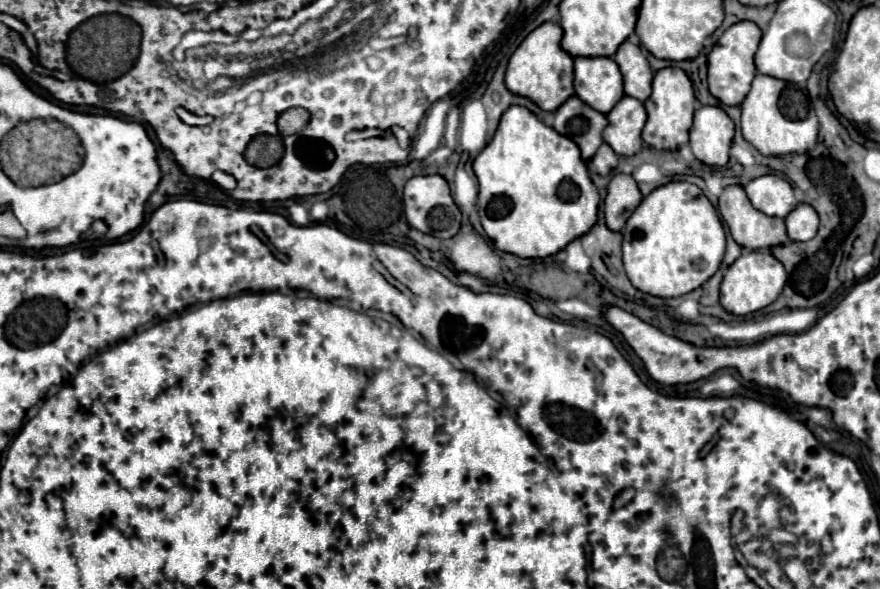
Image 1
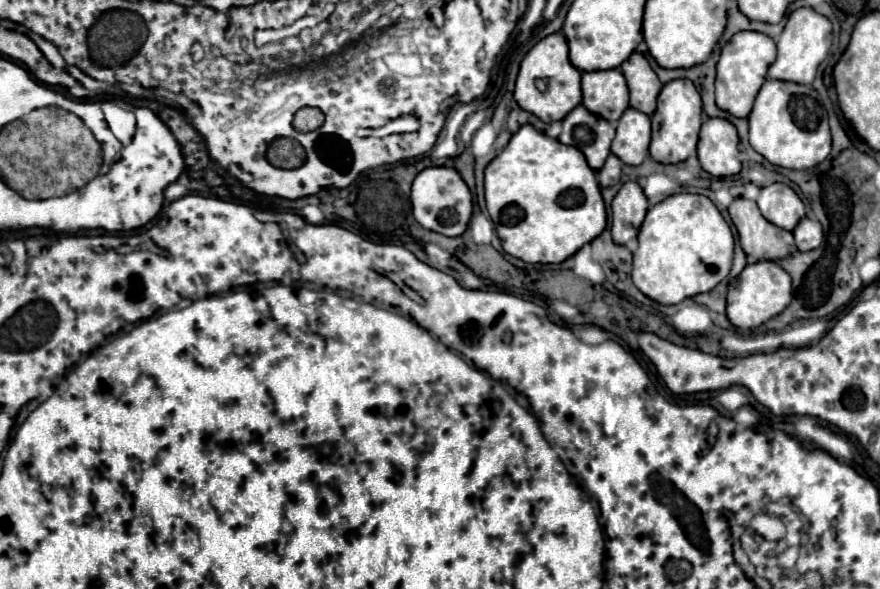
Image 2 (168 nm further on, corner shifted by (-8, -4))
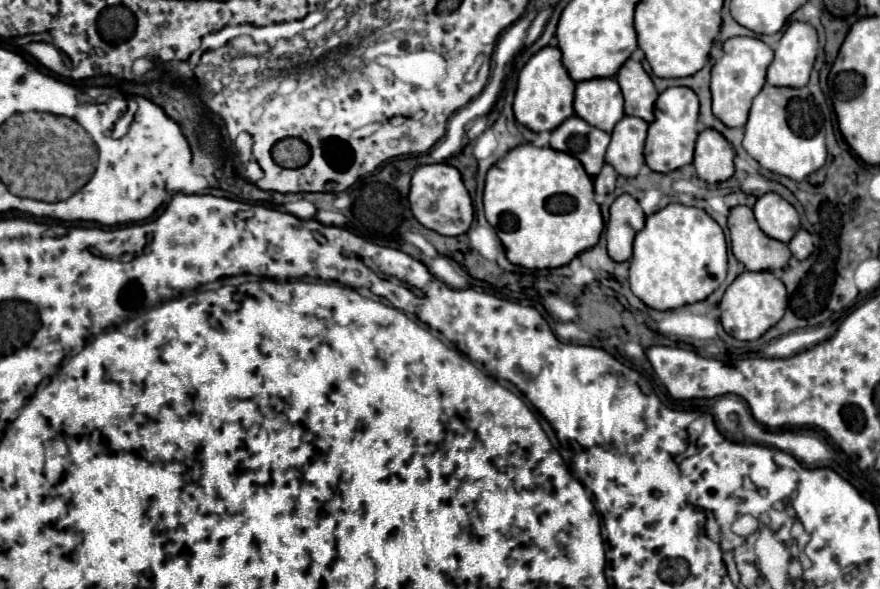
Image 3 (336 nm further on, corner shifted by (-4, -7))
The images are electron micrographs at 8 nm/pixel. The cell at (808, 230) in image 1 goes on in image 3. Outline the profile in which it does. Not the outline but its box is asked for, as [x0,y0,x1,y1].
[790,228,814,260]

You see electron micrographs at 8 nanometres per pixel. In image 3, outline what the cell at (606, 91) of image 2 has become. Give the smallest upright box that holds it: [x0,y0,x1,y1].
[574,78,624,132]

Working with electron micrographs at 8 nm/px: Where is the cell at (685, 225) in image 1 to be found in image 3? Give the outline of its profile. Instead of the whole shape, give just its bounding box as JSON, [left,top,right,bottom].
[630,204,728,310]

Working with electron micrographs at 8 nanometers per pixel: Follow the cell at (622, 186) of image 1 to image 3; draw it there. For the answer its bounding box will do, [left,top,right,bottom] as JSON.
[606,194,644,262]

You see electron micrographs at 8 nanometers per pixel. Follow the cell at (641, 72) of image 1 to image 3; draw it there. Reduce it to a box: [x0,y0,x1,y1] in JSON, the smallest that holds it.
[614,58,658,122]

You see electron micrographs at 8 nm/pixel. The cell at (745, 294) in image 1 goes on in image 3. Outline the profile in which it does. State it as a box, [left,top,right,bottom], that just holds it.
[720,272,786,340]

